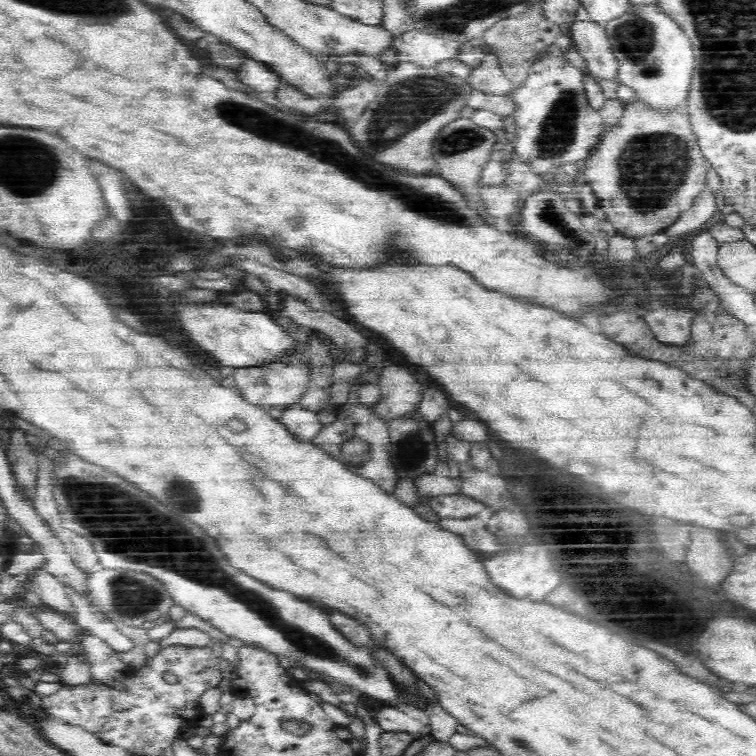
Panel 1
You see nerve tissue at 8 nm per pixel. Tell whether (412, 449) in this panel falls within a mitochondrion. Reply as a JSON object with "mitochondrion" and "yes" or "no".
{"mitochondrion":"yes"}

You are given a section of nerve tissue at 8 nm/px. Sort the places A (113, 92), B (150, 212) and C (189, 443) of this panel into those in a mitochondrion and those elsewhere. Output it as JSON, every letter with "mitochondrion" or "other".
{"A":"other","B":"other","C":"other"}

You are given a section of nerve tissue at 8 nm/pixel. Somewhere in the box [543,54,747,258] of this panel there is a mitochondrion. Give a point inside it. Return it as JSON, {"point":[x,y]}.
{"point":[652,168]}

